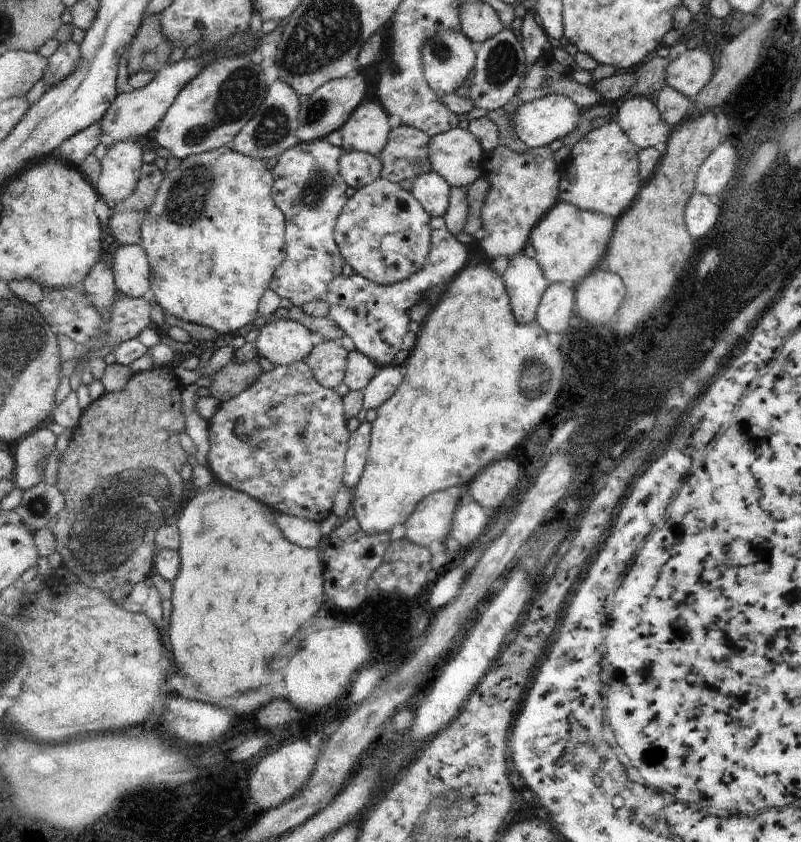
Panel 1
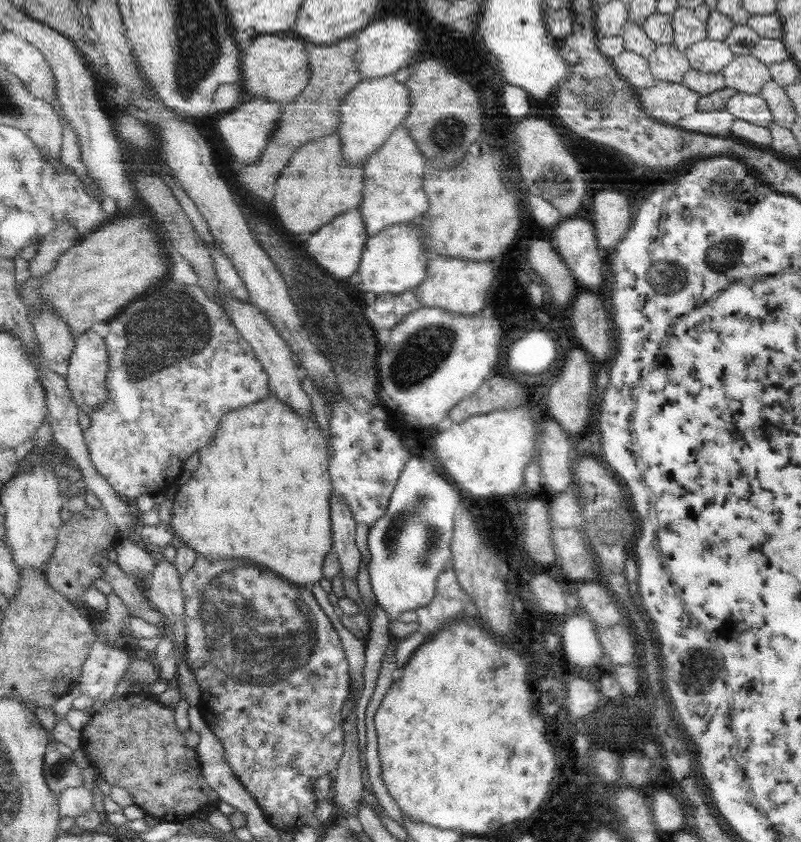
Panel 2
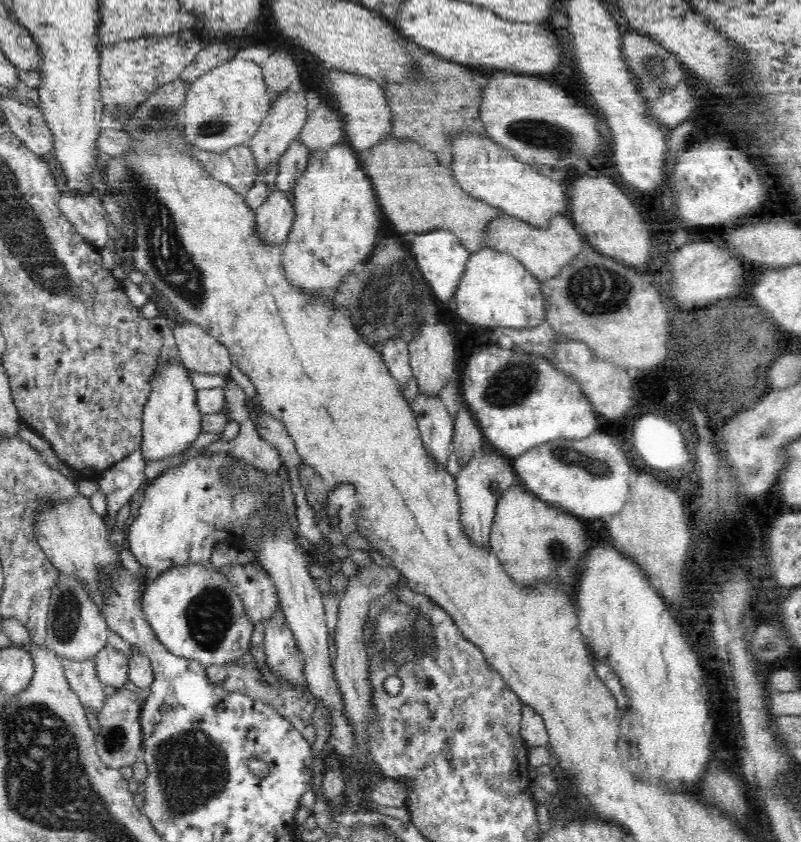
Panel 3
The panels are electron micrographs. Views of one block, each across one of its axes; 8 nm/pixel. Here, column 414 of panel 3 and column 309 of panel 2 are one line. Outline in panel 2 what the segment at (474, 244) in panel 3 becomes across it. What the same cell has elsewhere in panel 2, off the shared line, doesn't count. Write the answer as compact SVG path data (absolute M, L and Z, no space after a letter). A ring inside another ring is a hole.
M338 131L322 136L303 145L282 170L272 211L288 232L308 235L348 210L360 208L365 177L363 164L350 166L344 159Z

